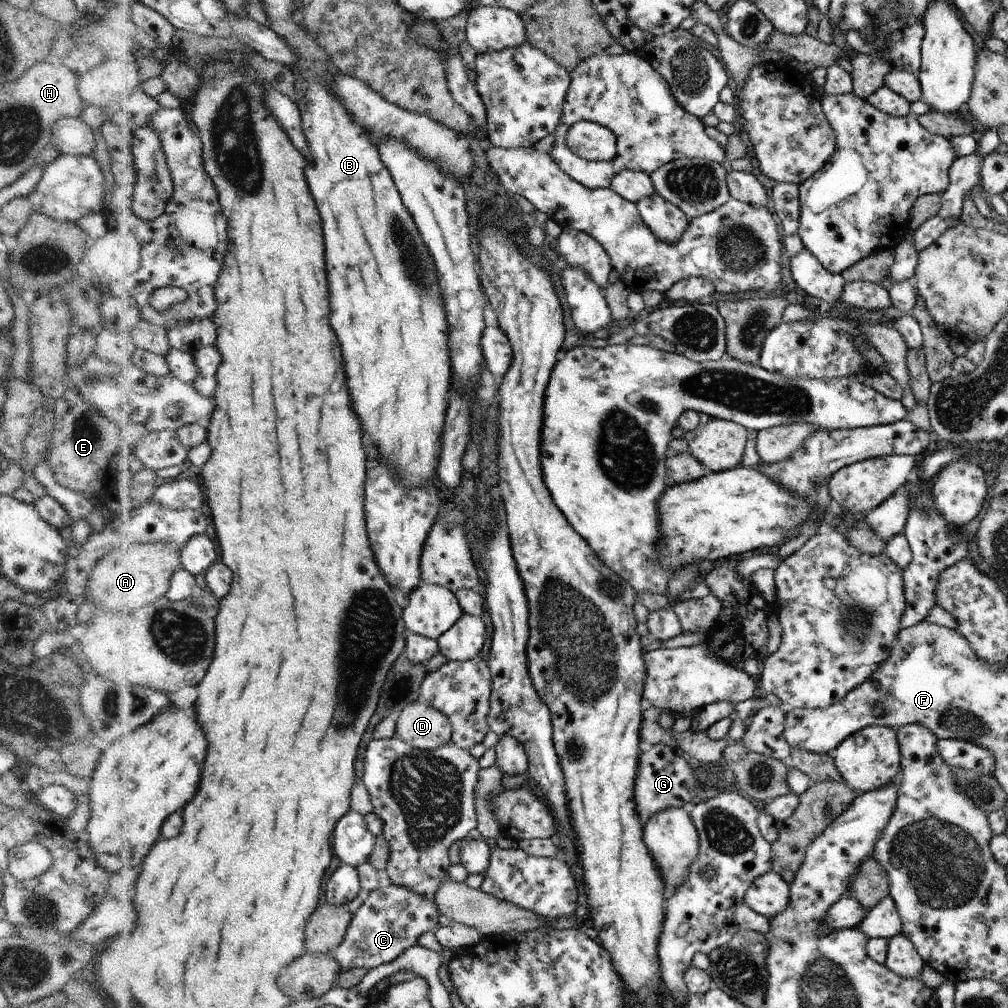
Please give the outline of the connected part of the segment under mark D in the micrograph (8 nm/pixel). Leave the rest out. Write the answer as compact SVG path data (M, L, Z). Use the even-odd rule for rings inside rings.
M420 700L409 704L395 724L396 736L412 747L439 749L452 742L454 727L450 719L436 707Z

